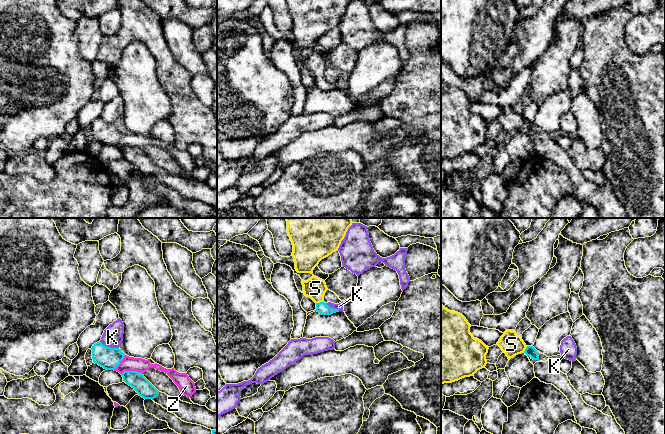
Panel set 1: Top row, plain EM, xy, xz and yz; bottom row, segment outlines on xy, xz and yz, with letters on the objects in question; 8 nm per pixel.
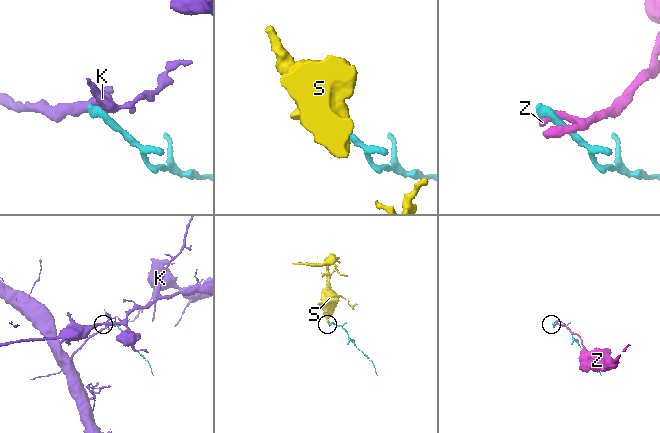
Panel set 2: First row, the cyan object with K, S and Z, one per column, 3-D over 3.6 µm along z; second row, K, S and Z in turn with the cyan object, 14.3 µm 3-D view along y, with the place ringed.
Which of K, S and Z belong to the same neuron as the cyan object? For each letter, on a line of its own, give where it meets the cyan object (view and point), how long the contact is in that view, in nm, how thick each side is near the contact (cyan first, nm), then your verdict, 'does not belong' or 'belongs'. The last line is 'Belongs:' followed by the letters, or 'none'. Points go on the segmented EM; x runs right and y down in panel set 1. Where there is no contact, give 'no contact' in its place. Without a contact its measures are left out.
K: xy (109, 347) | 170 nm | 180/160 nm | does not belong
S: xz (320, 302) | 60 nm | 90/170 nm | belongs
Z: xy (132, 371) | 180 nm | 140/110 nm | does not belong
Belongs: S

